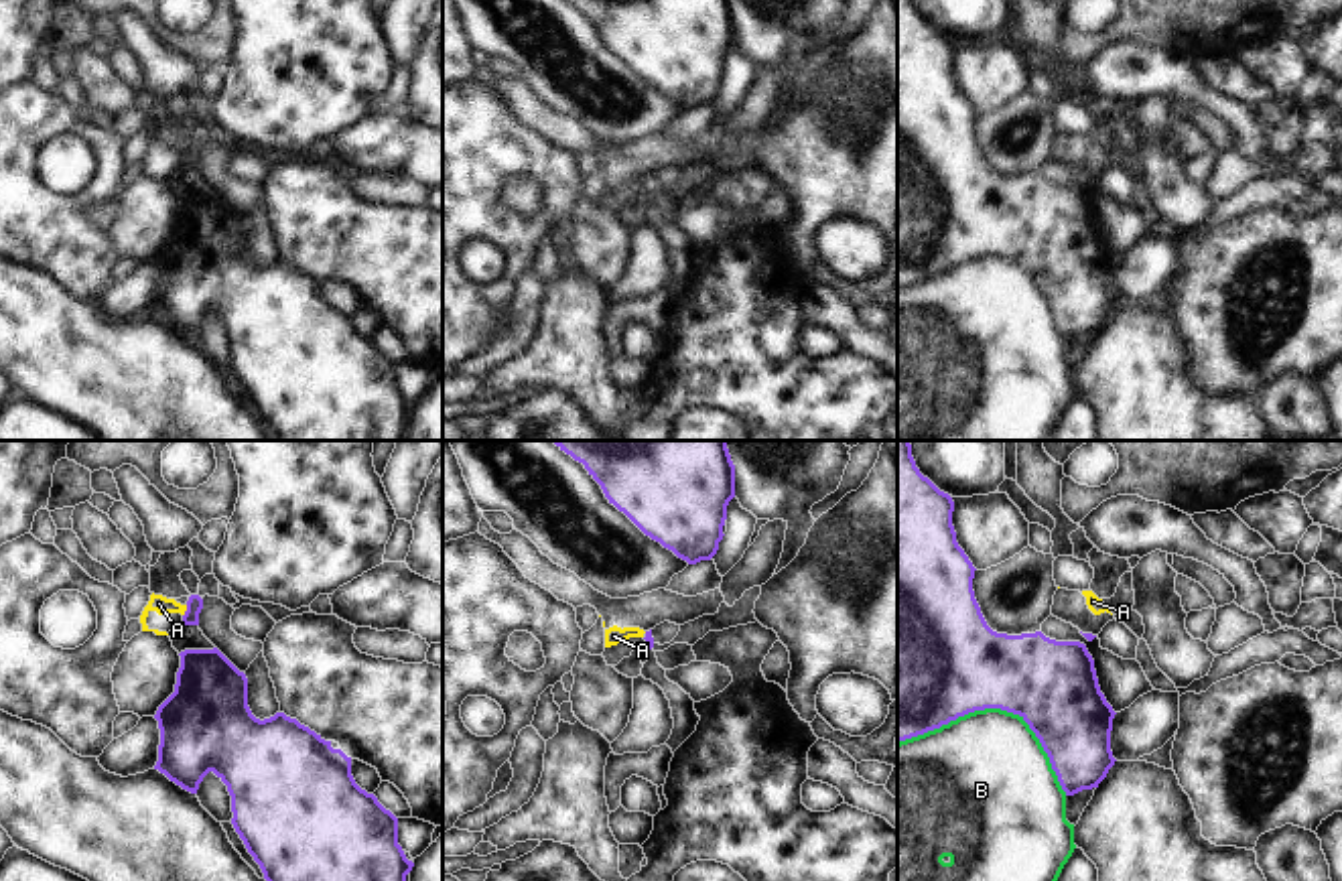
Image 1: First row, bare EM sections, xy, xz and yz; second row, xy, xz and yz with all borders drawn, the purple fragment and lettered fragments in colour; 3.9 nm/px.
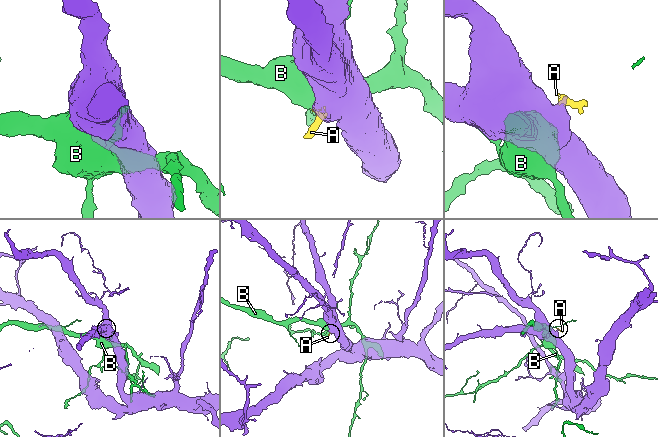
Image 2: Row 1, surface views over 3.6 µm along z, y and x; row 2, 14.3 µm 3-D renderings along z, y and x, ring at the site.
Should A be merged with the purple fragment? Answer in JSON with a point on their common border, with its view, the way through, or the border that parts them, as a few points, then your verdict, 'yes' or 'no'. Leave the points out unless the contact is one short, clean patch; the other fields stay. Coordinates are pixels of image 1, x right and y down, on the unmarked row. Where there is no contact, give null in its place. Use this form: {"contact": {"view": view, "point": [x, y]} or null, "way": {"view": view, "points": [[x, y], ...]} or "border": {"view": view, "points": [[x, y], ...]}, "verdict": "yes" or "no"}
{"contact": {"view": "xy", "point": [185, 157]}, "border": {"view": "xy", "points": [[187, 151], [183, 161]]}, "verdict": "no"}

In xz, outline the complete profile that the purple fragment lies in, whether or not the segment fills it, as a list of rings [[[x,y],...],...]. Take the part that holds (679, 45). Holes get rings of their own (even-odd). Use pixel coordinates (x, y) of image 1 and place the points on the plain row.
[[[571,0],[601,30],[609,49],[646,81],[688,110],[711,106],[723,85],[727,51],[735,43],[731,0]]]

